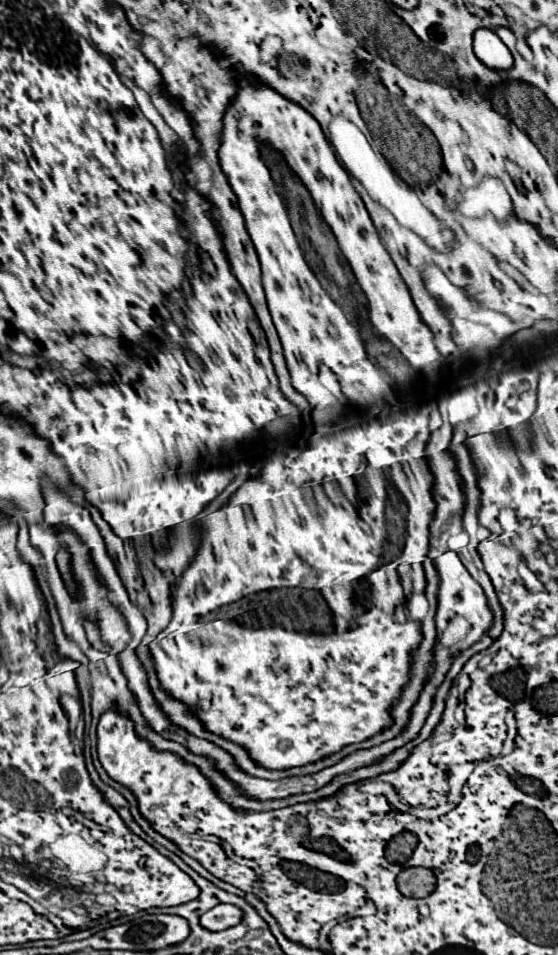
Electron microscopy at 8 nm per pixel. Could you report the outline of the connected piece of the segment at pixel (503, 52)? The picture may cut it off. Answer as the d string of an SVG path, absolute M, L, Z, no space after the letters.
M491 30L475 32L475 56L491 70L508 70L513 65L513 56L506 45Z

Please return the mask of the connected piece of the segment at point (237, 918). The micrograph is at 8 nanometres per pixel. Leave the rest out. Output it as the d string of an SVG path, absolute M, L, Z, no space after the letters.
M217 904L213 910L205 912L199 918L199 924L211 932L237 926L237 922L241 922L241 910L237 910L233 904Z

